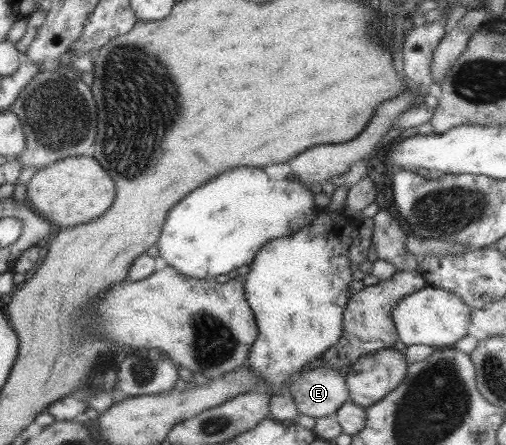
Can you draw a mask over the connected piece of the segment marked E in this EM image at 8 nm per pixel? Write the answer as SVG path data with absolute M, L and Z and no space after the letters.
M326 366L302 371L286 390L299 414L314 419L334 415L340 405L349 400L345 378Z

